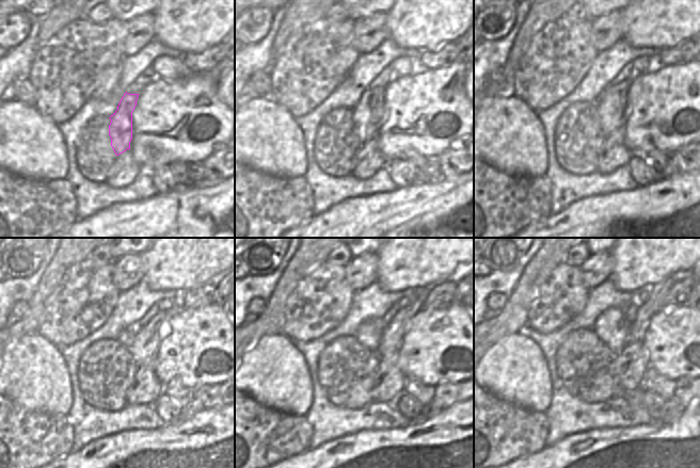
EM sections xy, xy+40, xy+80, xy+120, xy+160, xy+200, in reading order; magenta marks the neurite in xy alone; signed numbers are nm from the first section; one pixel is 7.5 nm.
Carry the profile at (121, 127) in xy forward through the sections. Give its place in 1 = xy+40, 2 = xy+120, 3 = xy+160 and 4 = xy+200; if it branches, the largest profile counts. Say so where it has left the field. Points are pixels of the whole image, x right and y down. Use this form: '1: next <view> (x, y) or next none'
1: next xy+40 (369, 114)
2: next xy+120 (143, 349)
3: next xy+160 (392, 334)
4: next xy+200 (637, 327)

